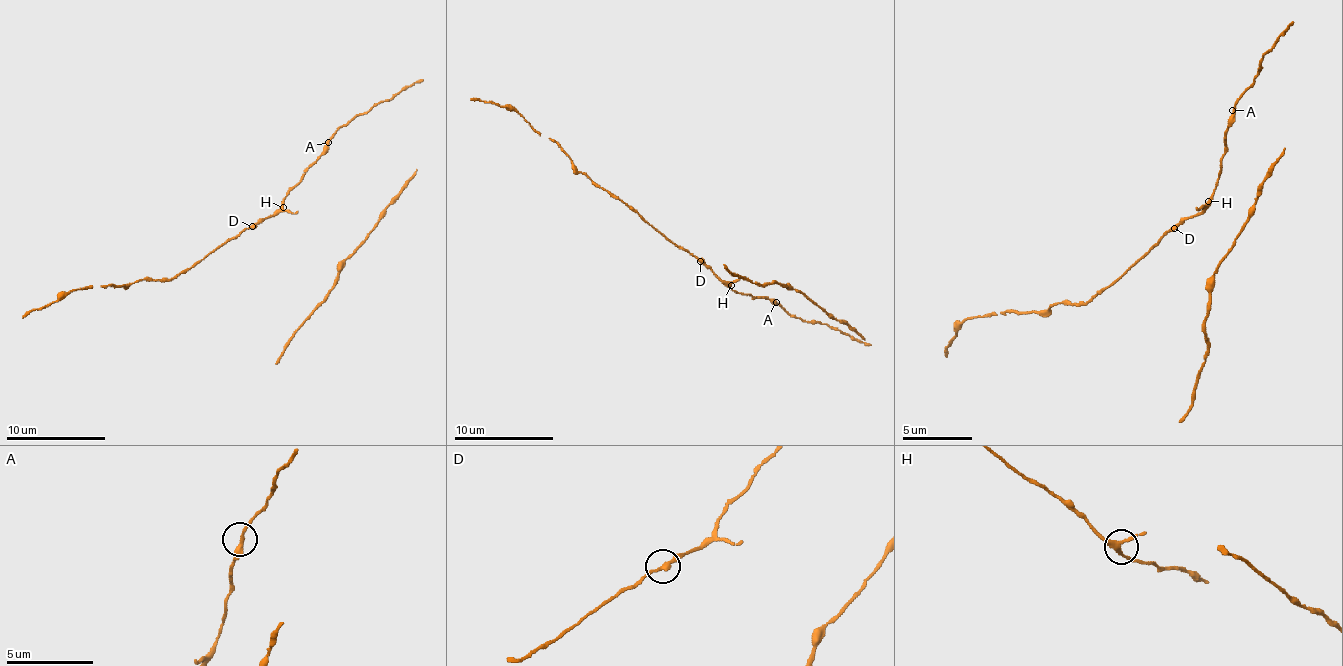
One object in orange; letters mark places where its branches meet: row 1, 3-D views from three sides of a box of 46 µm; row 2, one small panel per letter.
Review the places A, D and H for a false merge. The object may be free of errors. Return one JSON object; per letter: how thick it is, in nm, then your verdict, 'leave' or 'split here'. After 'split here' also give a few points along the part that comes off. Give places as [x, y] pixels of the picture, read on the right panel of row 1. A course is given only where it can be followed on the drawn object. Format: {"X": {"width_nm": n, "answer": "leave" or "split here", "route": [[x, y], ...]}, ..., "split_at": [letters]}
{"A": {"width_nm": 260, "answer": "leave"}, "D": {"width_nm": 240, "answer": "leave"}, "H": {"width_nm": 240, "answer": "leave"}, "split_at": []}

